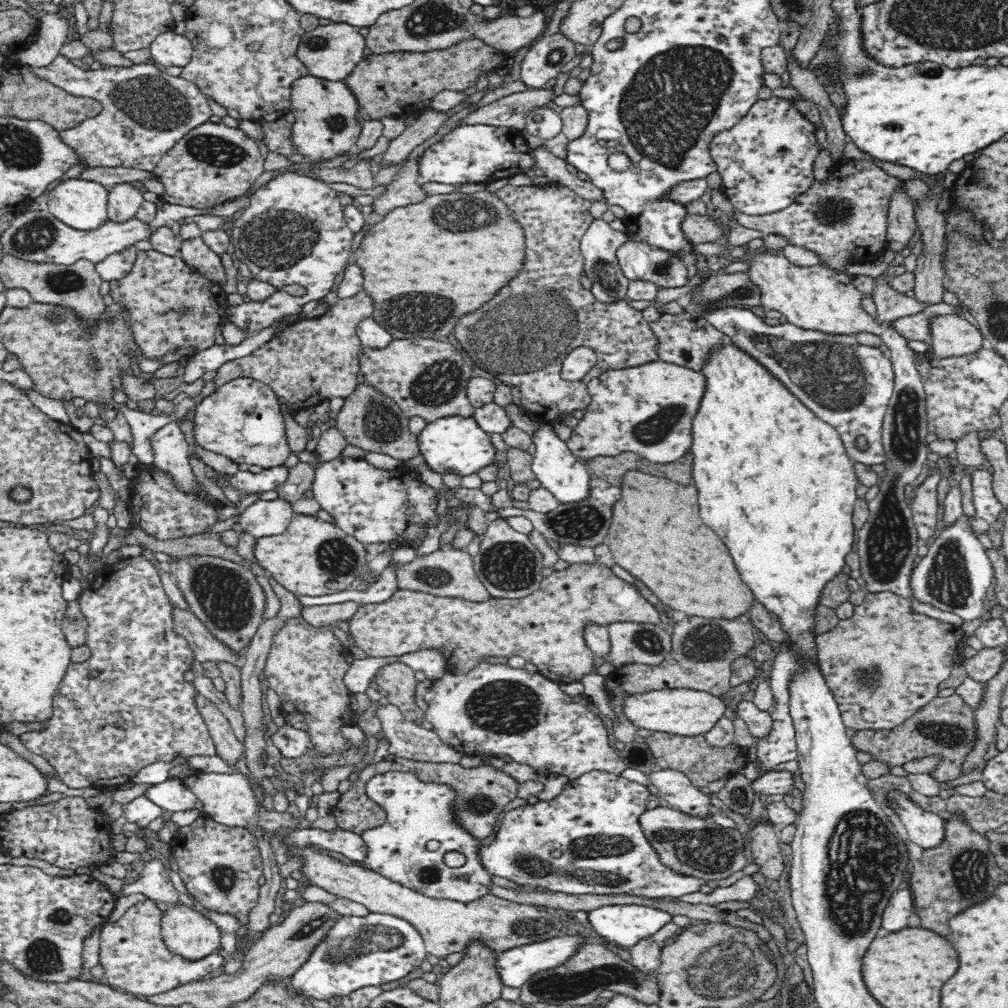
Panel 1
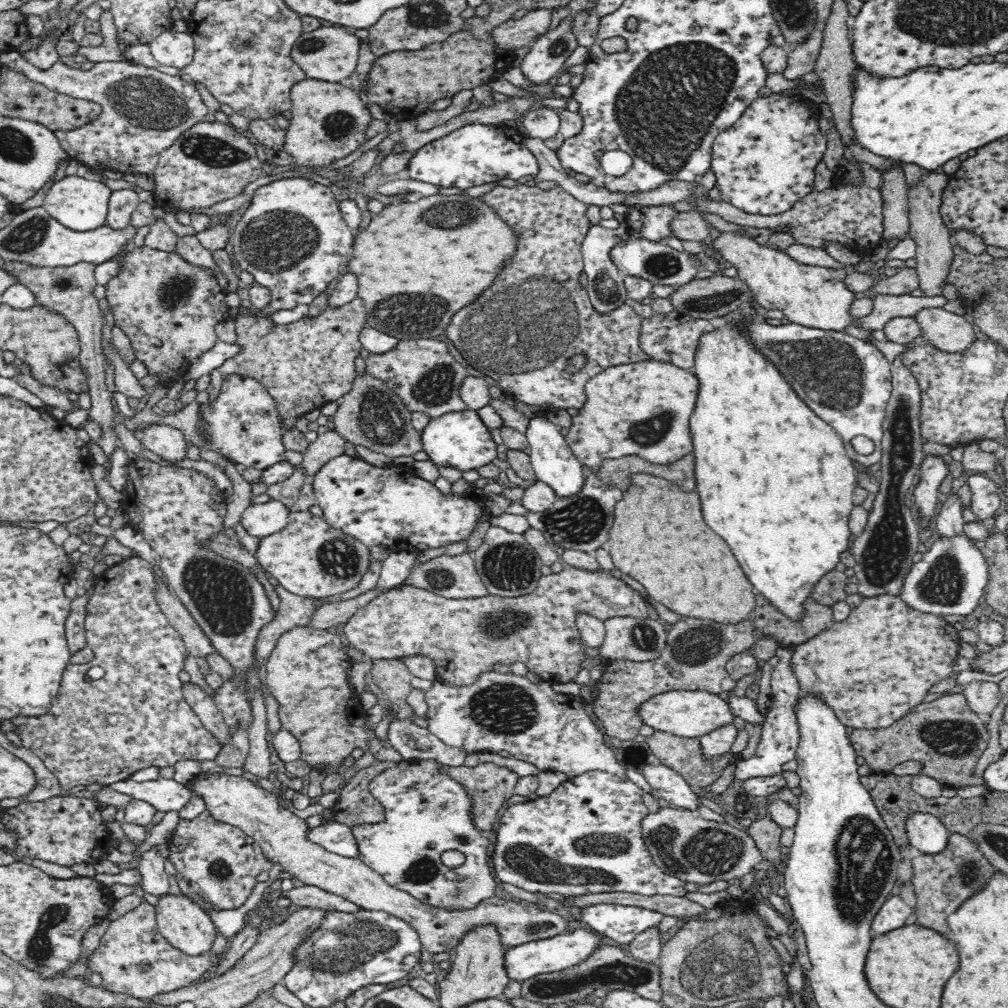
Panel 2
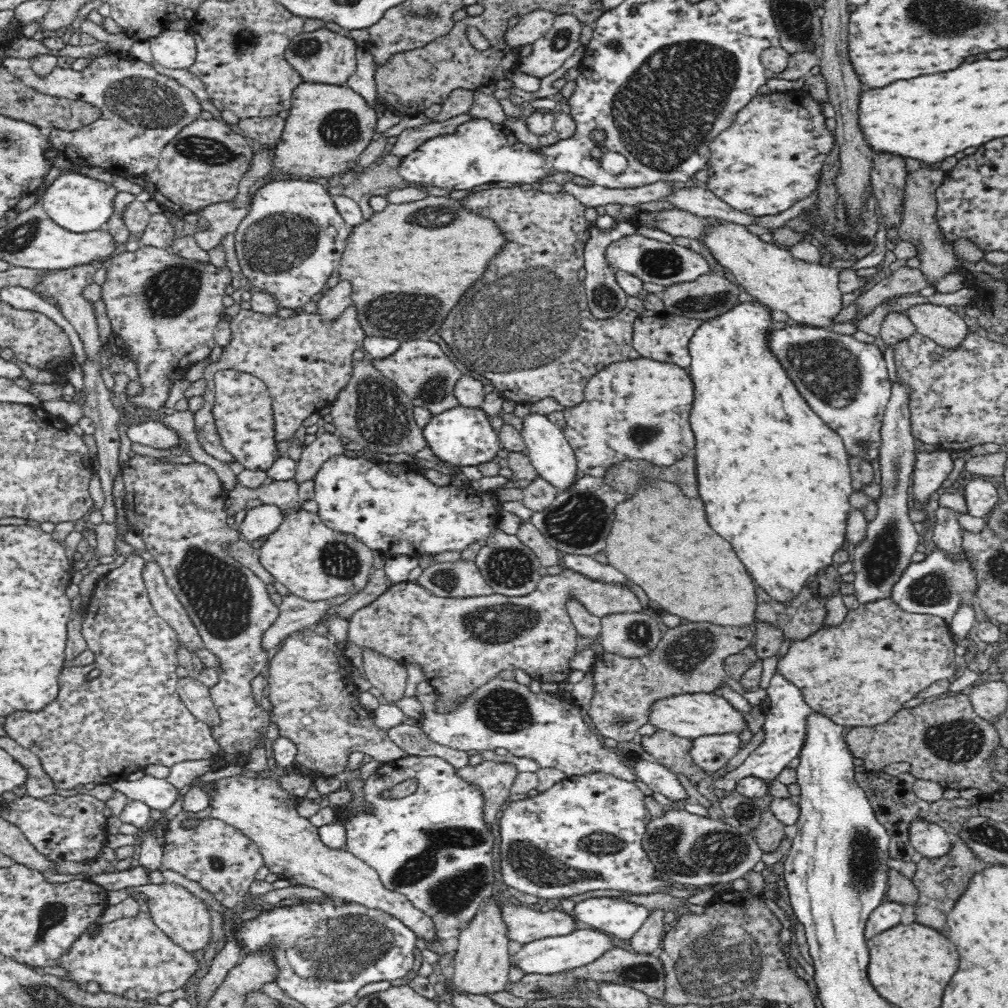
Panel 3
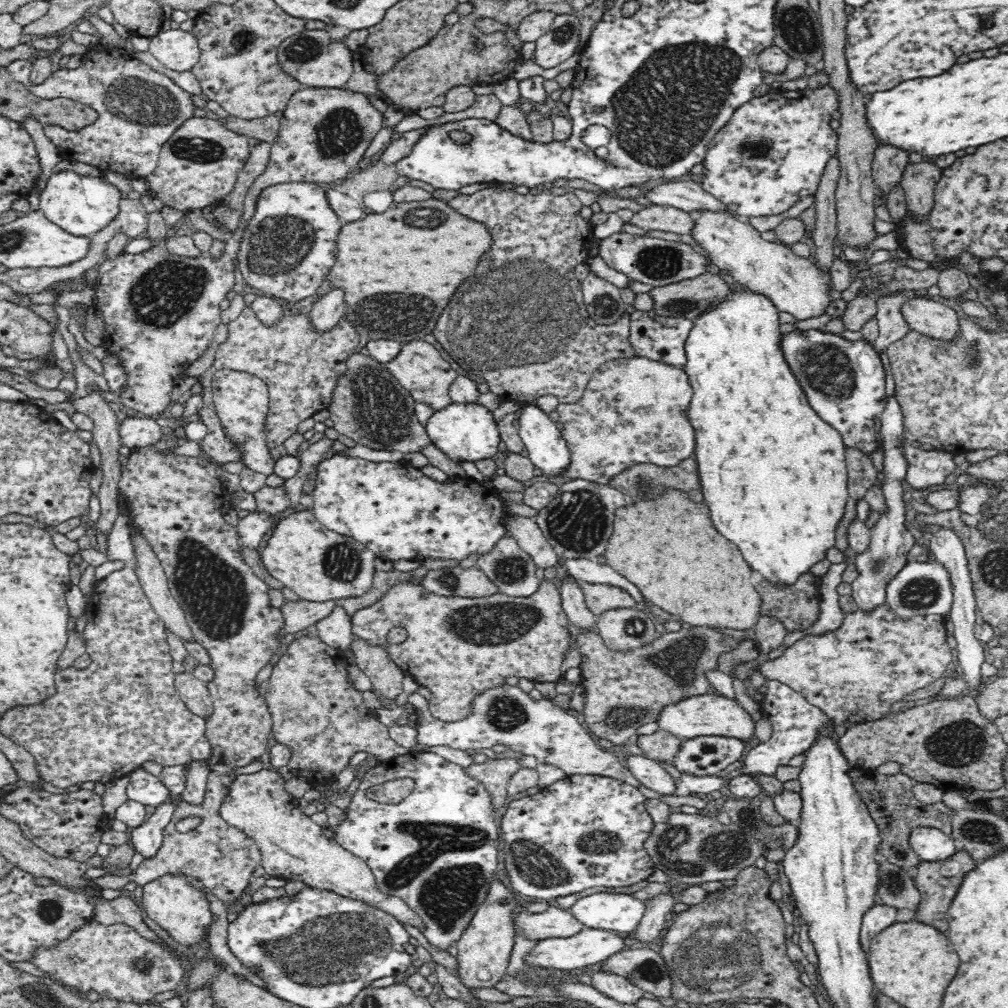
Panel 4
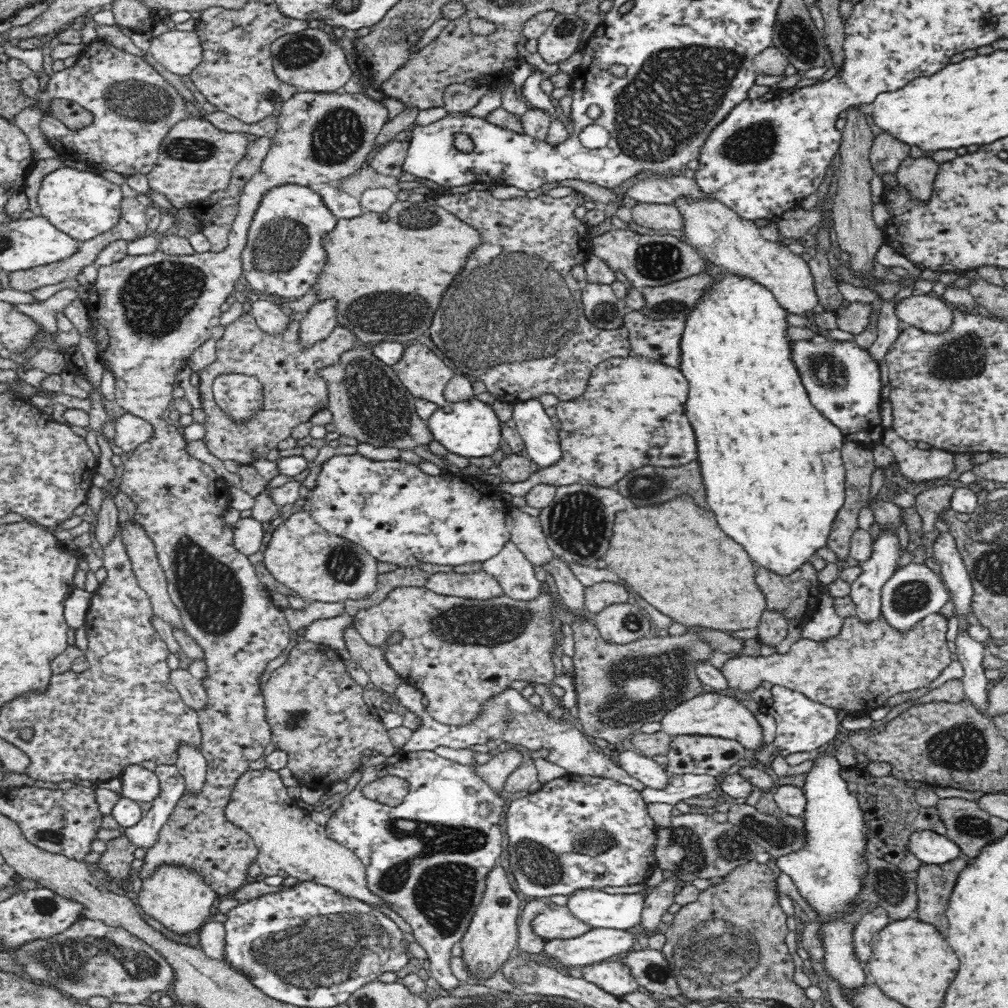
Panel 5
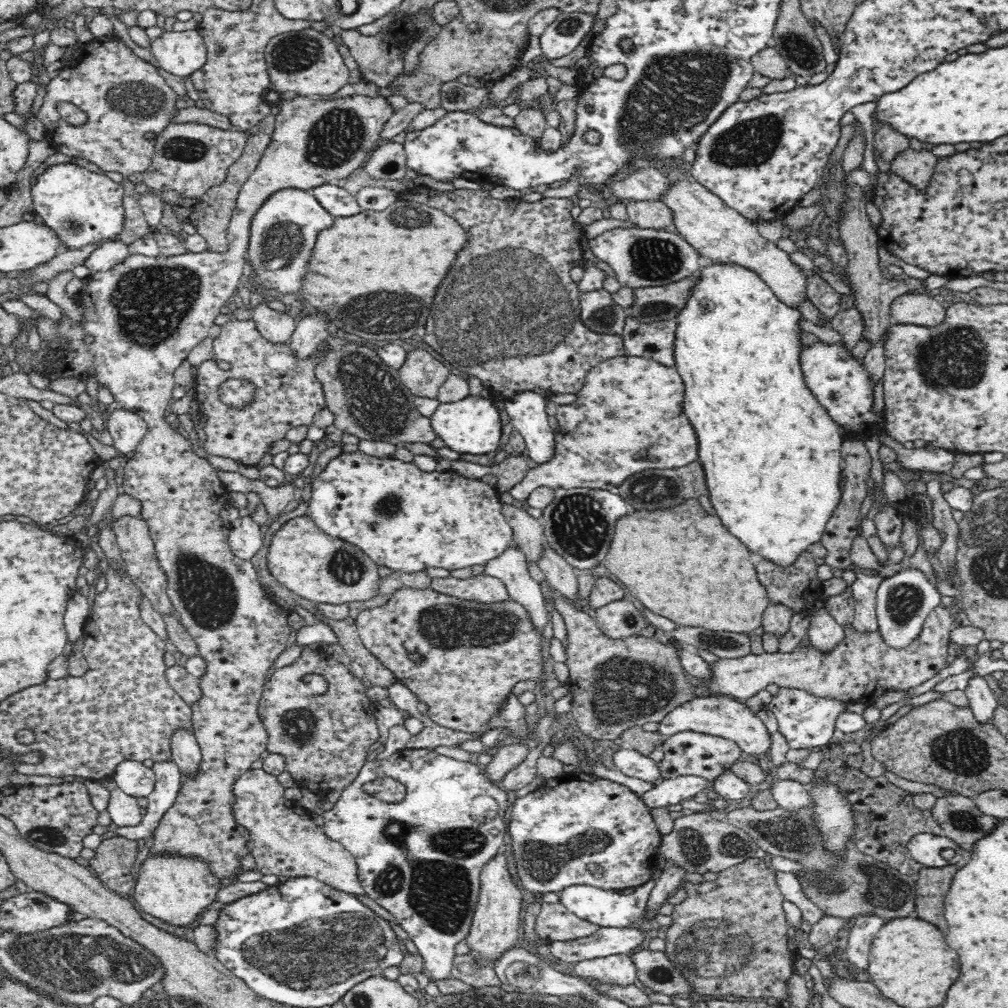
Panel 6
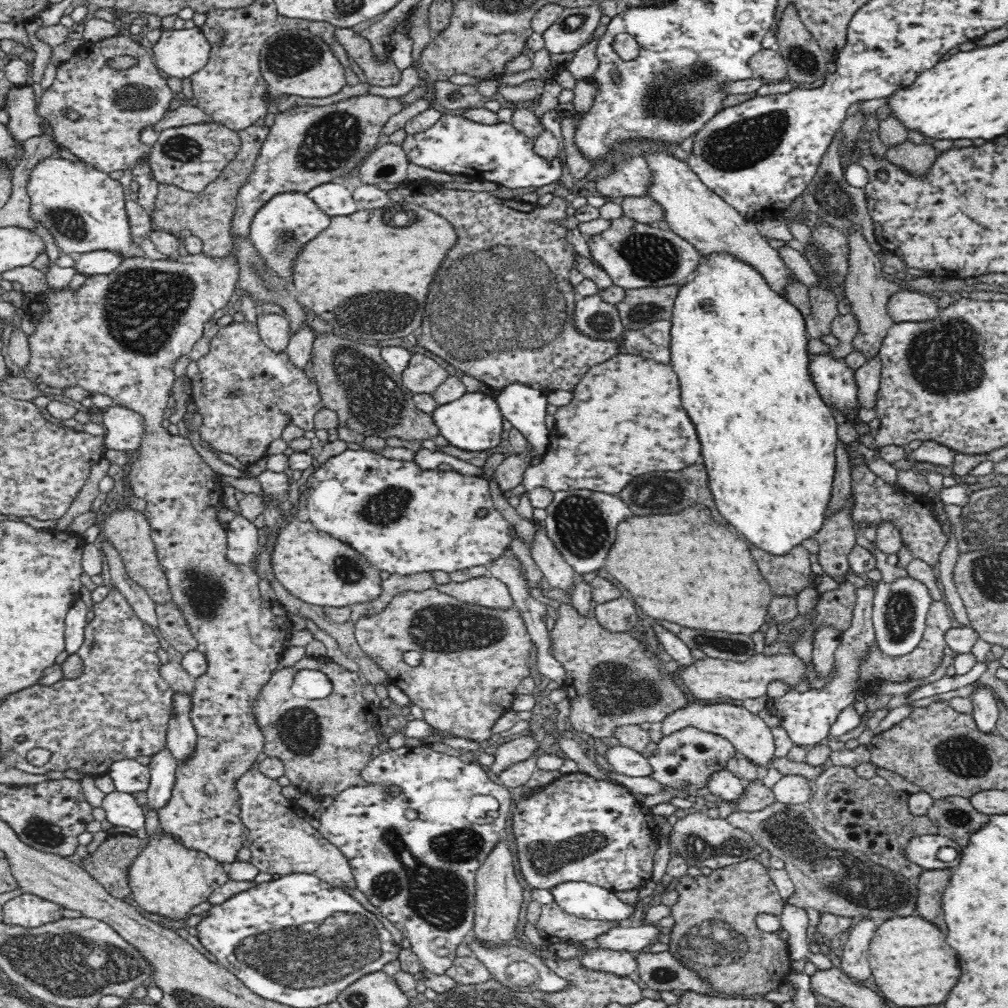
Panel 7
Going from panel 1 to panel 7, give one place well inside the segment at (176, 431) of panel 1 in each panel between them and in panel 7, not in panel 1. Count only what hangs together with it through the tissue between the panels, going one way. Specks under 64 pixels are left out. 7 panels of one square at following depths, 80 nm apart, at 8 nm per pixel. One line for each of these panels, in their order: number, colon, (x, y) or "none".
2: (168, 442)
3: (150, 433)
4: (134, 432)
5: (130, 431)
6: (126, 428)
7: (124, 429)

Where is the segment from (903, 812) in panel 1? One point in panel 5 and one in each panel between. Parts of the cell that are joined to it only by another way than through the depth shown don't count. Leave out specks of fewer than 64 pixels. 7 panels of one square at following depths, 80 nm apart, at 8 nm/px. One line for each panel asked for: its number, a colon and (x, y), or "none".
2: (926, 833)
3: (931, 841)
4: (931, 845)
5: (931, 848)

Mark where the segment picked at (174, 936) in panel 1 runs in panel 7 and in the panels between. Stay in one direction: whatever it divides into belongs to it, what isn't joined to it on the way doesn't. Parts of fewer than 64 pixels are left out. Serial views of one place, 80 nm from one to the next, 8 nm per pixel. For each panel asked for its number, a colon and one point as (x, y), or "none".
2: (184, 924)
3: (183, 917)
4: (182, 909)
5: (178, 897)
6: (176, 889)
7: (166, 878)

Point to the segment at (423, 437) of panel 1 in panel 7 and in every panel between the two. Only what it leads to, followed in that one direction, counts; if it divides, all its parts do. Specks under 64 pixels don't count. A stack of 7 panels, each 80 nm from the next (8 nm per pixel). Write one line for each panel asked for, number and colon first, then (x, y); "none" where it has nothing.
2: (460, 439)
3: (464, 436)
4: (464, 432)
5: (471, 428)
6: (471, 426)
7: (473, 422)

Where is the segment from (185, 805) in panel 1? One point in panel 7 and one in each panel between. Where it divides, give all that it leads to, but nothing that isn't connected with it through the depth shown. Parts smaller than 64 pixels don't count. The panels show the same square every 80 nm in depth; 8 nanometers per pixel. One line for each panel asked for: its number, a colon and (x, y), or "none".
2: (164, 795)
3: (156, 793)
4: (144, 788)
5: (138, 784)
6: (133, 778)
7: (128, 776)

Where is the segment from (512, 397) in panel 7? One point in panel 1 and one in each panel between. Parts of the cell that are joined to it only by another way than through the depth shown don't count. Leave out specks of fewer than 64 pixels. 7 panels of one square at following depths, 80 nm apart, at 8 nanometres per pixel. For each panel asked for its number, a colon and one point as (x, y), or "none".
1: (554, 464)
2: (553, 461)
3: (549, 451)
4: (546, 447)
5: (542, 443)
6: (526, 409)

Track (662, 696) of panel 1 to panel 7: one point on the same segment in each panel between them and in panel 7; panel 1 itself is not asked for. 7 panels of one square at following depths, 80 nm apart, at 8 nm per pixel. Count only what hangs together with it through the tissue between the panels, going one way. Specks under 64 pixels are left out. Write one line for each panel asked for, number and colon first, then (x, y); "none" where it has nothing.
2: (685, 713)
3: (689, 716)
4: (708, 714)
5: (709, 714)
6: (717, 715)
7: (749, 735)

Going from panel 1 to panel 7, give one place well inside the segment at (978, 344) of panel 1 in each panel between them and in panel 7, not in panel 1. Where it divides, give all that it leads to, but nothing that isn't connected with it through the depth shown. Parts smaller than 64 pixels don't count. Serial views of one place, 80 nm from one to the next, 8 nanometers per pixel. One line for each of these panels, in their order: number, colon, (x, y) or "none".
2: (949, 332)
3: (939, 323)
4: (928, 317)
5: (930, 313)
6: (920, 309)
7: (904, 306)

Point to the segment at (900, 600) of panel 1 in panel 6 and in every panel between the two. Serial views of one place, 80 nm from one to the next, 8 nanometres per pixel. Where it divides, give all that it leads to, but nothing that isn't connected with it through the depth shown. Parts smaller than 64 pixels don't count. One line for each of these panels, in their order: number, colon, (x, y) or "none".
2: (871, 668)
3: (860, 673)
4: (854, 674)
5: (866, 663)
6: (862, 667)

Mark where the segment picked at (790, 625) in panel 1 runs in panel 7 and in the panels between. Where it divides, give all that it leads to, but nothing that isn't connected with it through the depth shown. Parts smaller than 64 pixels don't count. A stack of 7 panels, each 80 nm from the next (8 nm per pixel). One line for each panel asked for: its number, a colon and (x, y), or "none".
2: (775, 481)
3: (775, 478)
4: (773, 474)
5: (772, 467)
6: (771, 454)
7: (740, 350)

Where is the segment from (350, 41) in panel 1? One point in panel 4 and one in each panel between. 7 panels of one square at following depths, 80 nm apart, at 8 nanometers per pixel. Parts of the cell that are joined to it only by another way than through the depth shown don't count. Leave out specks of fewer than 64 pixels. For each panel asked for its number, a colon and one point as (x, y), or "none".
2: (330, 54)
3: (321, 57)
4: (311, 57)

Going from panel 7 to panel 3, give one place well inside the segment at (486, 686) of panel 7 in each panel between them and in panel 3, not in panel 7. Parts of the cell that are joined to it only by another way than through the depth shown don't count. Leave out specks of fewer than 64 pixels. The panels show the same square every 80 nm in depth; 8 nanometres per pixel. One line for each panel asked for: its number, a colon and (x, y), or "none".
3: (461, 643)
4: (457, 647)
5: (459, 653)
6: (472, 654)

